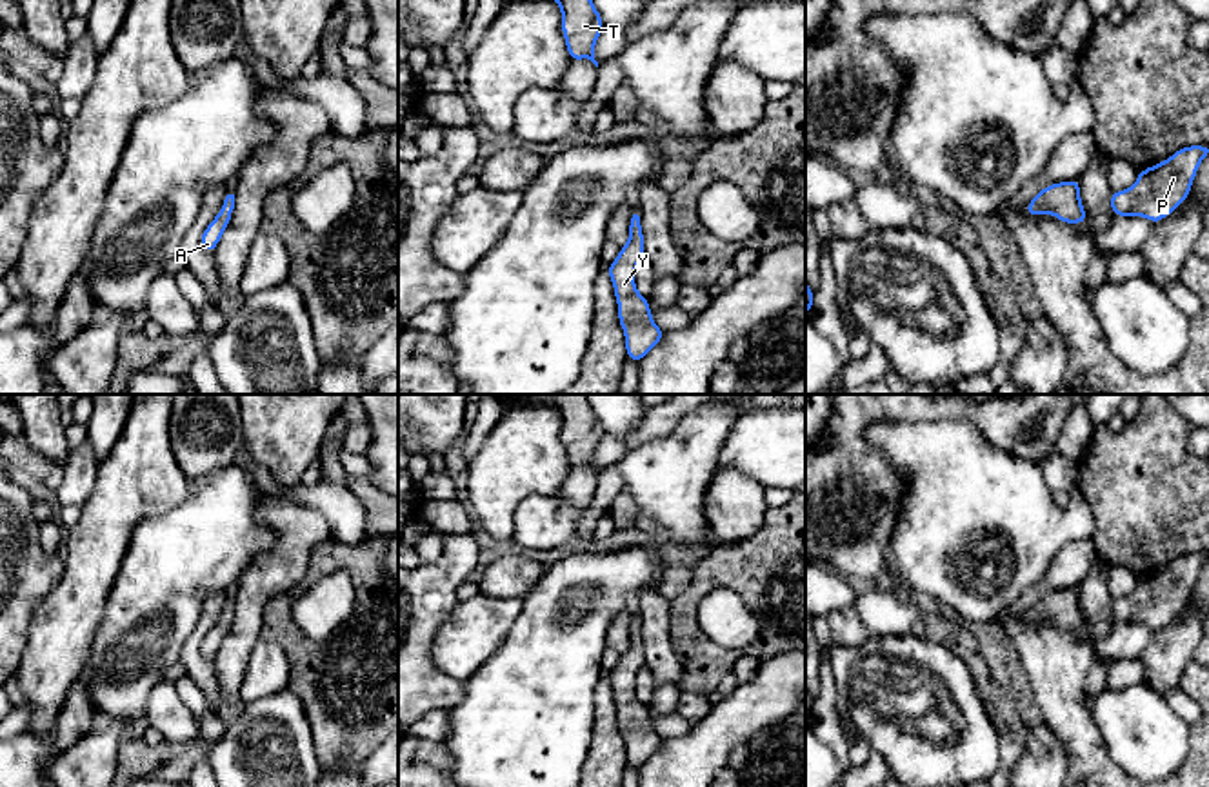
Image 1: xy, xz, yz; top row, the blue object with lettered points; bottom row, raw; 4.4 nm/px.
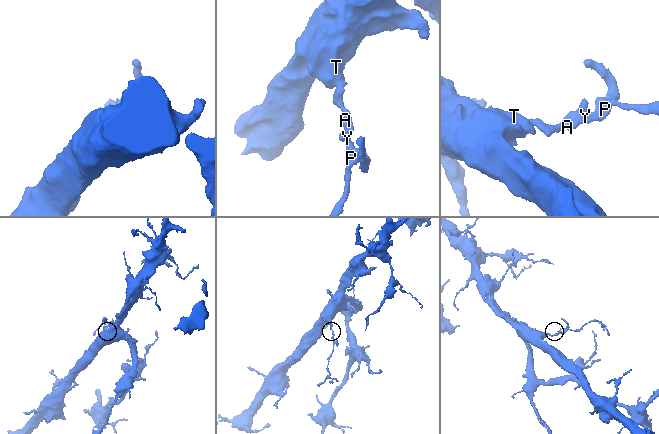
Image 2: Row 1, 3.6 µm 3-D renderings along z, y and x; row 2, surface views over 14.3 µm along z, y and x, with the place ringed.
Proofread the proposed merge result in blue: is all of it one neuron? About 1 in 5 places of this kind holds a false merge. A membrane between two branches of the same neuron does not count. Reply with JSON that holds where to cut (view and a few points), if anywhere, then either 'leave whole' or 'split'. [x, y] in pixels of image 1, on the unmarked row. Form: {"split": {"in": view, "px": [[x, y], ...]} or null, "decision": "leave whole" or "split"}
{"split": null, "decision": "leave whole"}

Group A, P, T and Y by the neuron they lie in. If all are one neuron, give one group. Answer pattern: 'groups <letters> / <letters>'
groups A P T Y

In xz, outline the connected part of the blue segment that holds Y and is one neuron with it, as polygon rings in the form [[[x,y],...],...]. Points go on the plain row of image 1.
[[[631,616],[629,649],[620,656],[616,667],[607,672],[618,711],[618,729],[625,742],[625,760],[636,771],[665,743],[653,729],[647,703],[642,703],[634,694],[634,680],[645,656],[640,631],[640,616]]]

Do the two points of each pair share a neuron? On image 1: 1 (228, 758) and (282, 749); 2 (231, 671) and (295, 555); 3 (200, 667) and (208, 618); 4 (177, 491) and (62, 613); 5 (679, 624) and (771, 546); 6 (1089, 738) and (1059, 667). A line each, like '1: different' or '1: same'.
1: same
2: same
3: same
4: same
5: same
6: same

